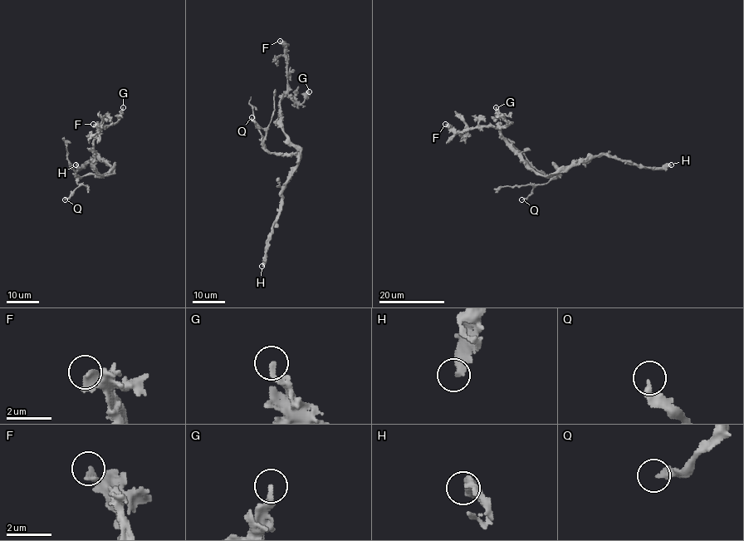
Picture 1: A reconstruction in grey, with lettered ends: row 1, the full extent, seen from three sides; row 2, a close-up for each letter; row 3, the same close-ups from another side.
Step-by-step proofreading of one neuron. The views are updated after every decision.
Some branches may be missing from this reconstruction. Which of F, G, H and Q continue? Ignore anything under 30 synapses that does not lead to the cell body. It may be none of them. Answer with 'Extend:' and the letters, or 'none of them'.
Extend: none of them

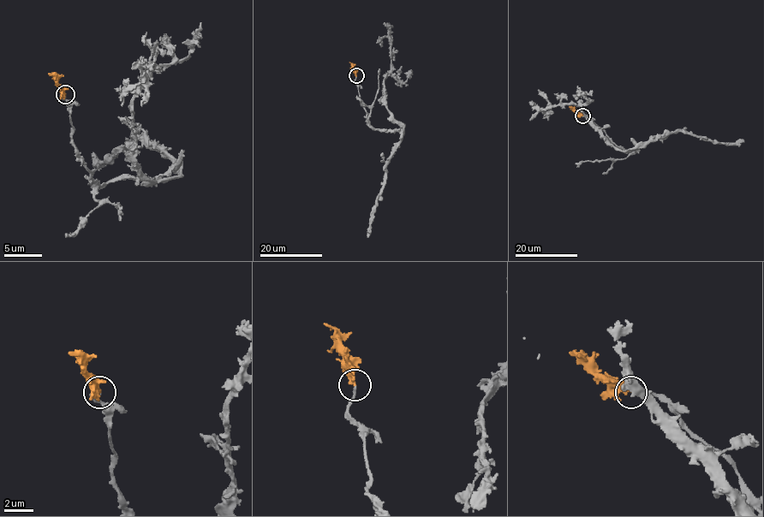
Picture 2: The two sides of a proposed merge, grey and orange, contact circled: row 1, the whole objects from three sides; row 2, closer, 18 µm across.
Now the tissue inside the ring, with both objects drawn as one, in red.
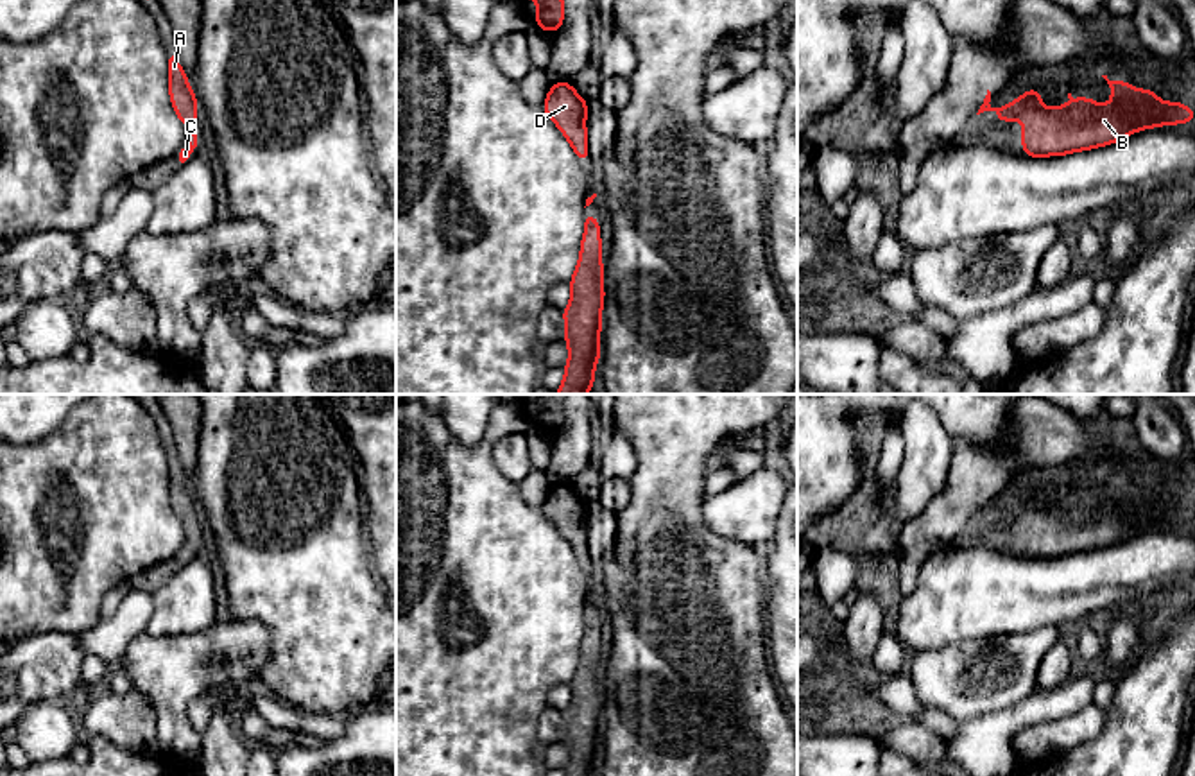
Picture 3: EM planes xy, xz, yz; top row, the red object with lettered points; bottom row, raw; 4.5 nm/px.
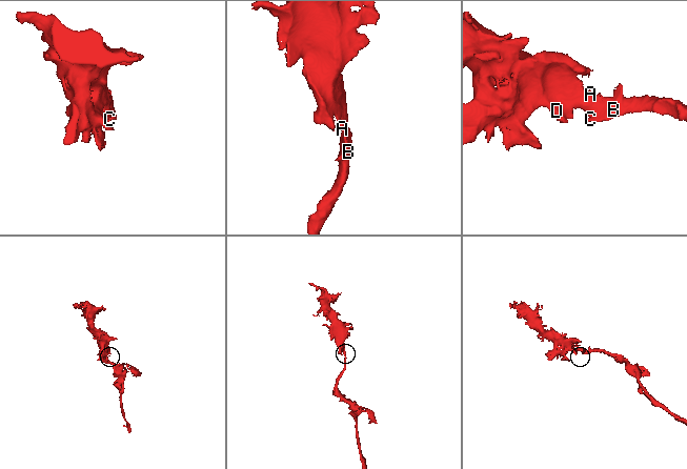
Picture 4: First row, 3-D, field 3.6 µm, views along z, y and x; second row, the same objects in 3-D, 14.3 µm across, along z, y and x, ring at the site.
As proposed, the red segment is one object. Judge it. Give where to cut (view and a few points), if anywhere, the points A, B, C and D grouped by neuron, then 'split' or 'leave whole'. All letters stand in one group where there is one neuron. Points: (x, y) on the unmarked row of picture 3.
cut none; groups A B C D; leave whole

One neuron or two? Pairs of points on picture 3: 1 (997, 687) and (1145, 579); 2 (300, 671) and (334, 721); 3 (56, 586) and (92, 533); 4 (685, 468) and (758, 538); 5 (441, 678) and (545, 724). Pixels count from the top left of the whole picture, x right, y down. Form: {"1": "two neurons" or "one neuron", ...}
{"1": "two neurons", "2": "two neurons", "3": "one neuron", "4": "two neurons", "5": "two neurons"}

